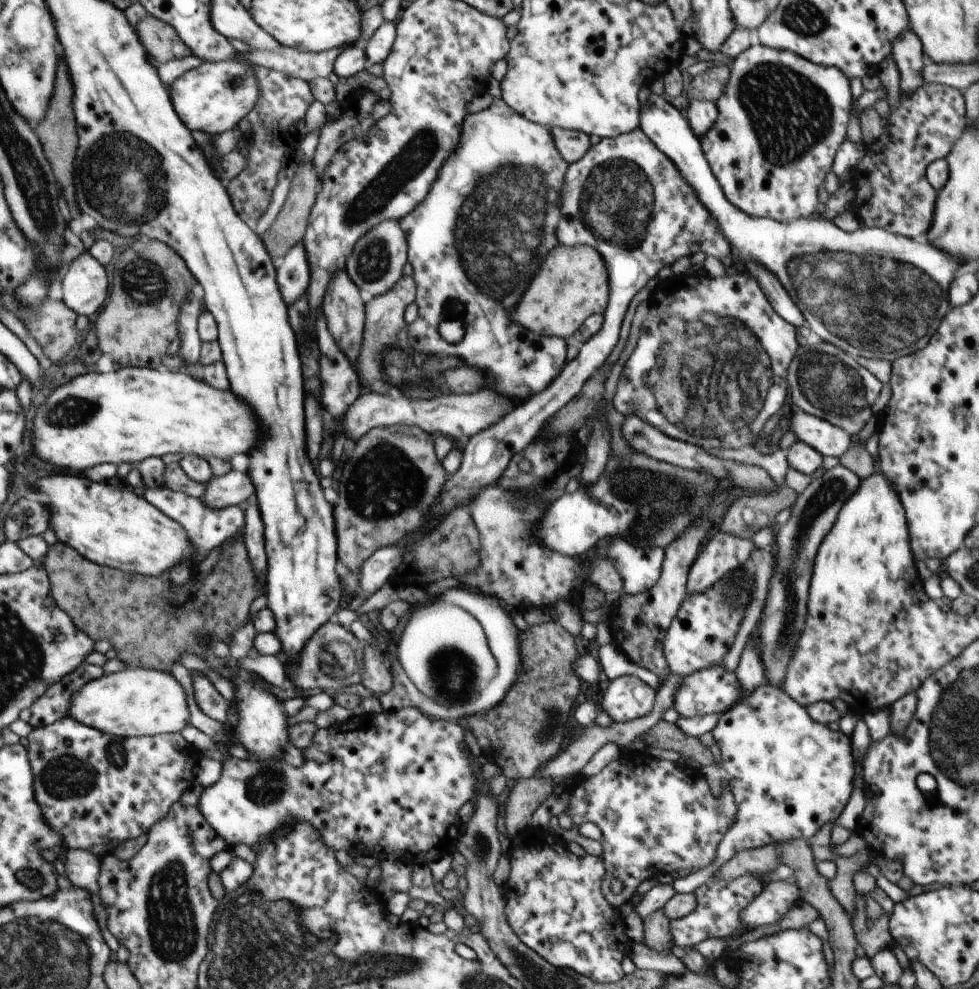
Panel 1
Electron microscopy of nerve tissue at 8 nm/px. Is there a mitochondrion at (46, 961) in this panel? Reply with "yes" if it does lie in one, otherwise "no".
yes

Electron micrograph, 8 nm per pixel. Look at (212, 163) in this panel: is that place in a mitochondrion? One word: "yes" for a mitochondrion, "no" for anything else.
no

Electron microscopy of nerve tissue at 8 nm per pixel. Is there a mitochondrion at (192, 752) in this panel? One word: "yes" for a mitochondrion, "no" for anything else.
no

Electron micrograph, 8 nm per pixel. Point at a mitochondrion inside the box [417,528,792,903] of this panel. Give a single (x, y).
(550, 711)

